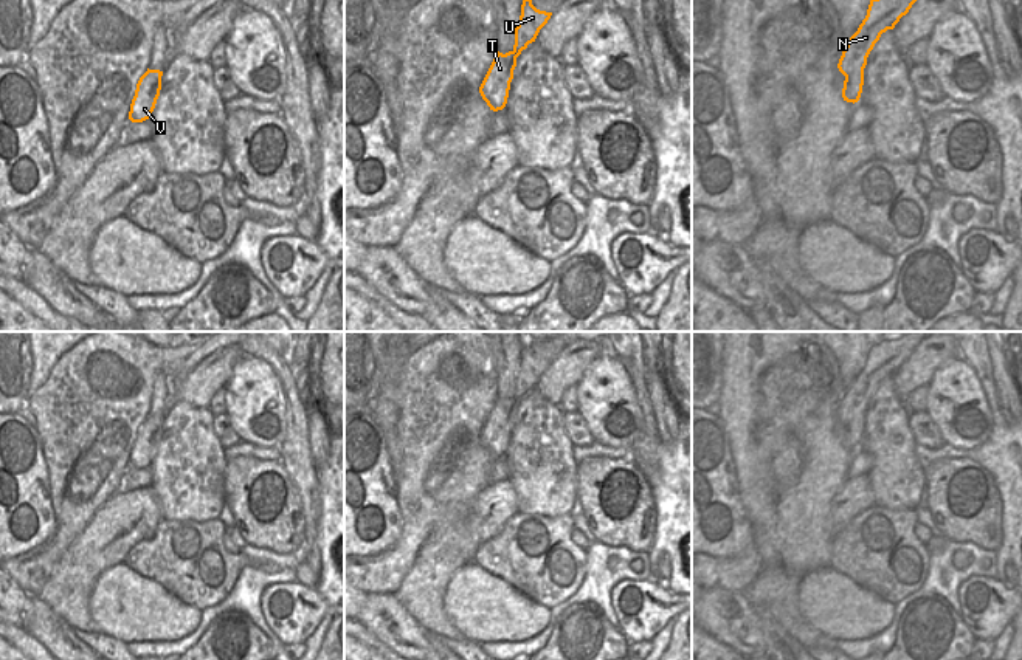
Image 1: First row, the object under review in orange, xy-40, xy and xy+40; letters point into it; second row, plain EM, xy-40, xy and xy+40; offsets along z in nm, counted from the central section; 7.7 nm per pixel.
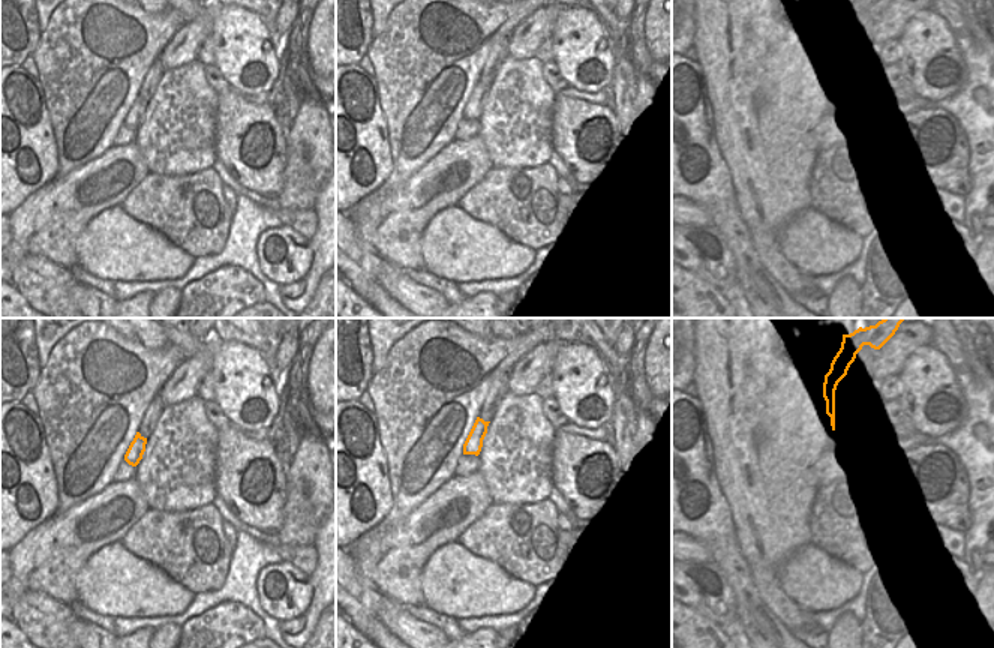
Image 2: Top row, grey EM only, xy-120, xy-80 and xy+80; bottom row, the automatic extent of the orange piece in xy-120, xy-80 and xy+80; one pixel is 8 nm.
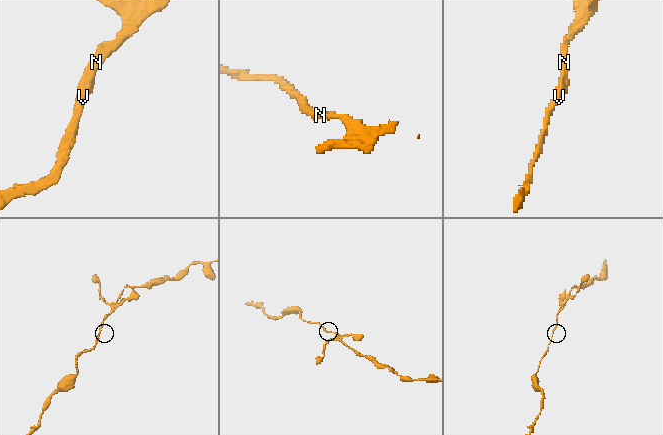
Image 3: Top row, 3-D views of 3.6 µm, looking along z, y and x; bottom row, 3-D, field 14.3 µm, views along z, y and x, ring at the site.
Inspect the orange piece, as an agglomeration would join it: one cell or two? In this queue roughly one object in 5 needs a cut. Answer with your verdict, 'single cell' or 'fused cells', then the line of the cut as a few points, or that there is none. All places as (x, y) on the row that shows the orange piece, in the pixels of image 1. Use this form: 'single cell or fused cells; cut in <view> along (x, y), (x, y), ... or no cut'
single cell; no cut

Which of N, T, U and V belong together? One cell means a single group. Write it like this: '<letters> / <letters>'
N T U V

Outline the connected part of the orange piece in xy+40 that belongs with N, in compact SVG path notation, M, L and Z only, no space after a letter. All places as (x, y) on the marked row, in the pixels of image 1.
M870 0L867 15L842 51L837 68L845 76L842 98L858 102L864 85L867 57L881 34L893 29L917 0Z

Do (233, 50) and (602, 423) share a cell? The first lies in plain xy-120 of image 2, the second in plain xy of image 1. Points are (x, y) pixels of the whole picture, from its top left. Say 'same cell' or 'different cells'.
same cell

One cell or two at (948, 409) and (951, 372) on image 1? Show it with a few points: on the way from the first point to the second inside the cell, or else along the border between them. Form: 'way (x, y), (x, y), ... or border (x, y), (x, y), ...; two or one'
way (954, 400), (951, 381); one

